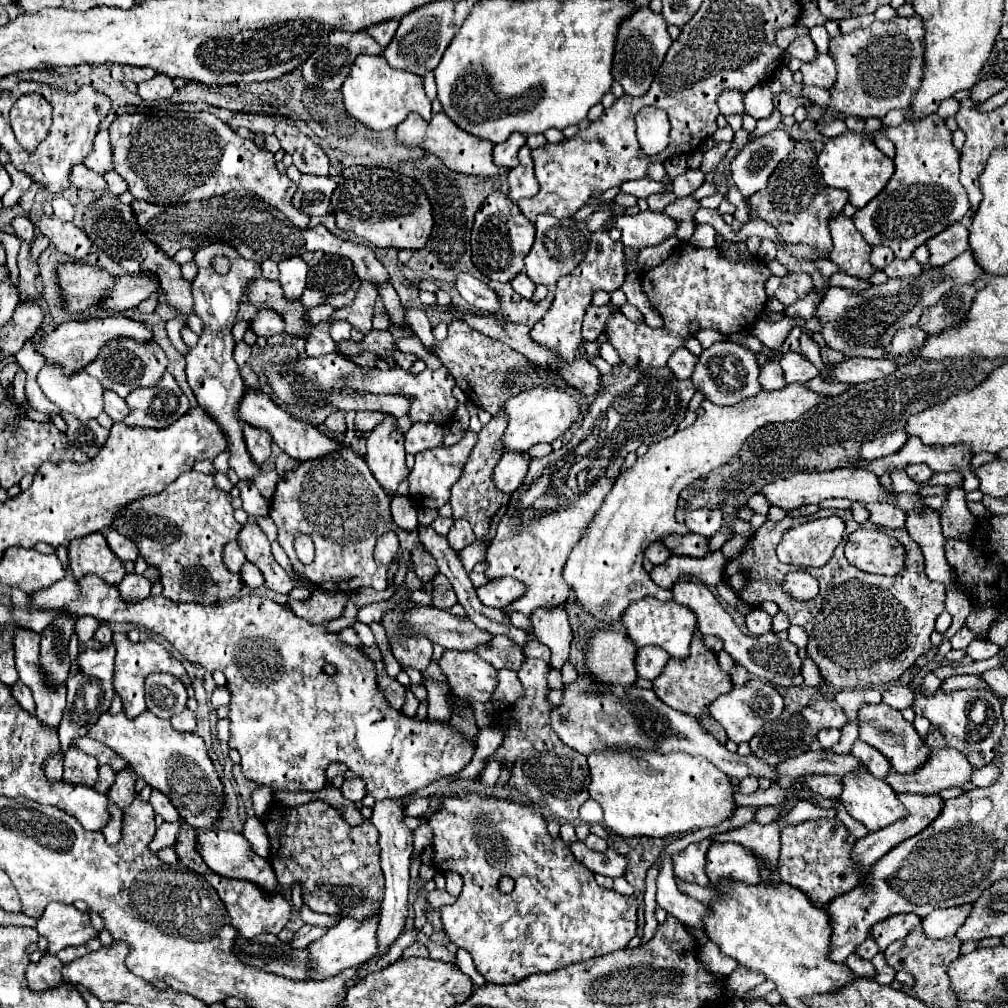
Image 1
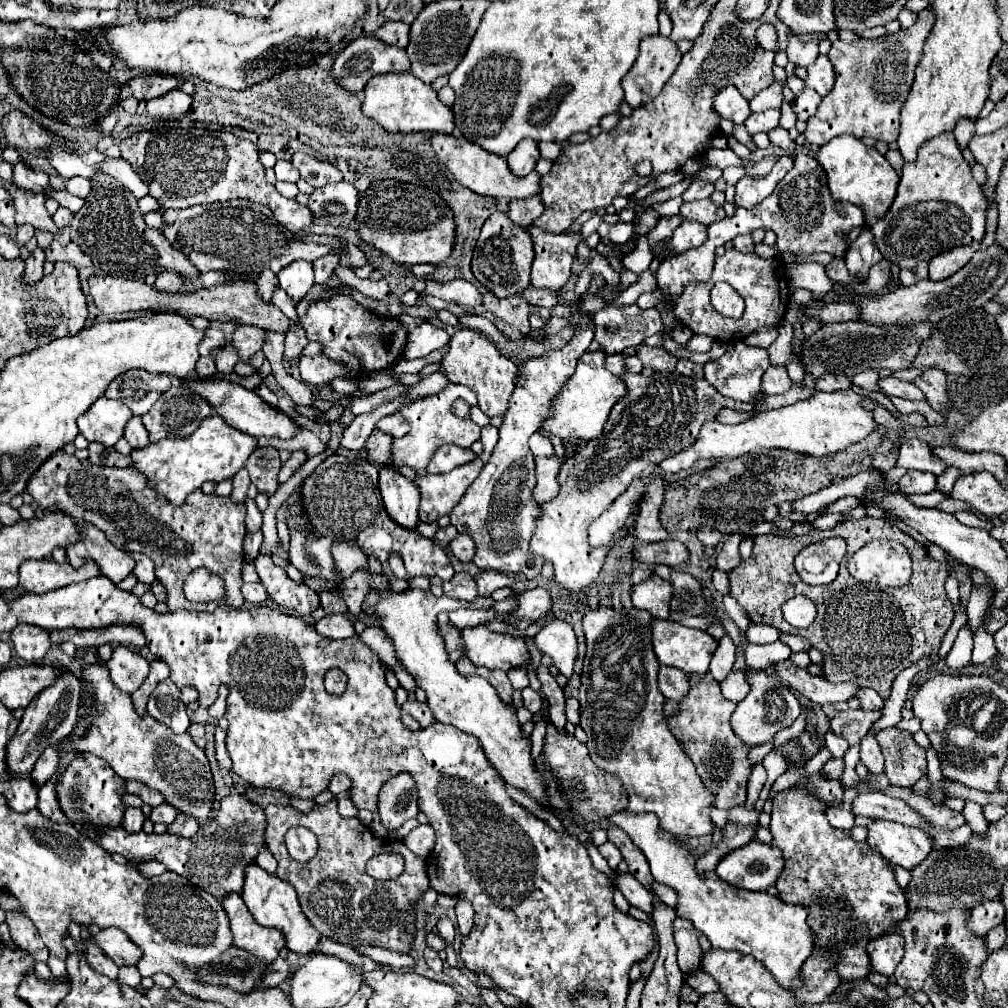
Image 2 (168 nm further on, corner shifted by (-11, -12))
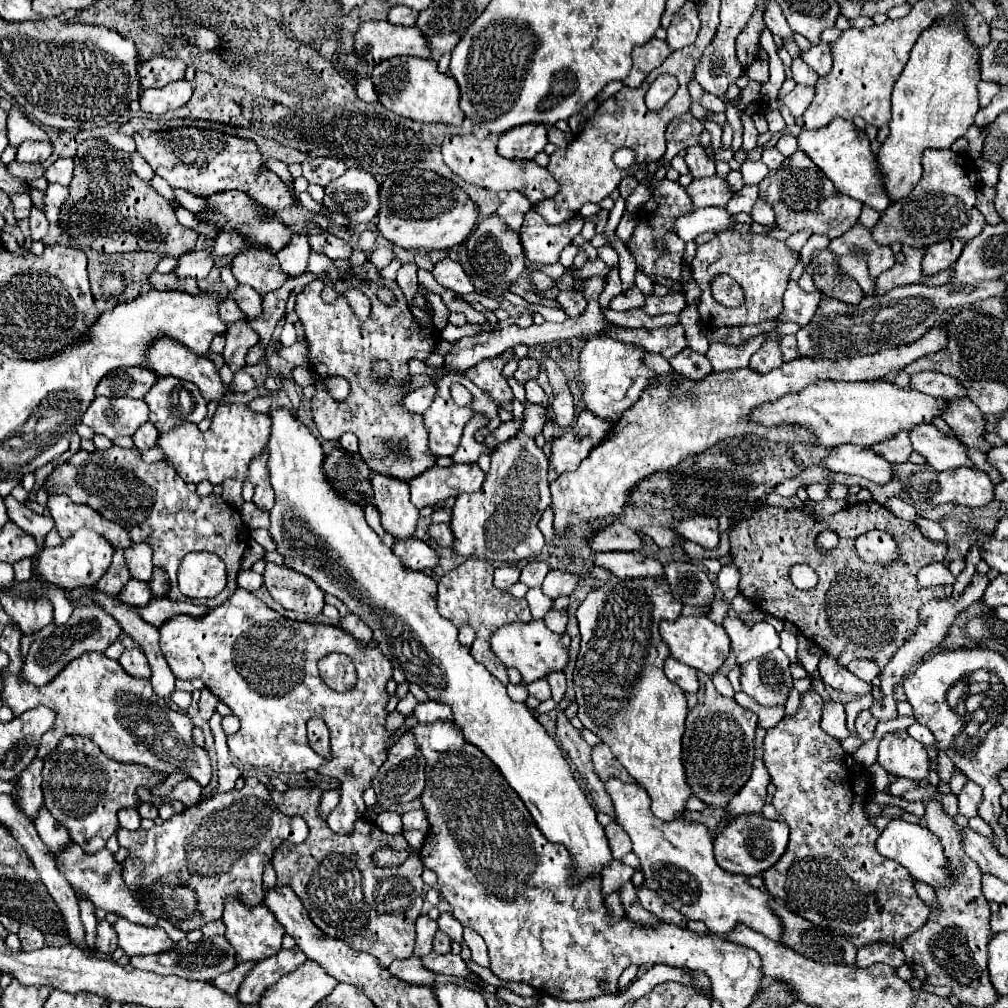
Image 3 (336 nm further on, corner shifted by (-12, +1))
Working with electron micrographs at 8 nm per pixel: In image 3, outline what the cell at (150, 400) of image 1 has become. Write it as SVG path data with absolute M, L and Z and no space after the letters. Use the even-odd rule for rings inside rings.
M156 379L156 385L146 393L144 401L150 407L150 423L160 429L160 433L170 431L182 423L200 423L206 417L206 399L196 391L194 383L184 383L182 379Z

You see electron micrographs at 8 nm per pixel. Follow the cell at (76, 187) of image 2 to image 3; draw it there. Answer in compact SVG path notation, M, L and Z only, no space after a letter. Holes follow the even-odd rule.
M56 159L44 173L44 179L50 183L68 185L72 179L72 159Z

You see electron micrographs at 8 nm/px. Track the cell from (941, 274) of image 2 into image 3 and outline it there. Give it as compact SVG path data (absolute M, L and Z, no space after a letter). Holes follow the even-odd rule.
M948 239L944 243L930 245L926 249L924 263L922 263L924 275L934 275L934 273L940 273L940 271L952 267L960 257L962 247L964 247L964 243L960 239Z

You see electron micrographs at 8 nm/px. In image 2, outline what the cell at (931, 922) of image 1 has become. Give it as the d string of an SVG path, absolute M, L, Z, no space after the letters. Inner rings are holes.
M979 904L979 908L973 908L973 912L969 914L967 918L967 930L973 934L973 936L979 936L979 938L985 938L987 932L999 924L1003 924L1005 920L1005 908L1003 904Z

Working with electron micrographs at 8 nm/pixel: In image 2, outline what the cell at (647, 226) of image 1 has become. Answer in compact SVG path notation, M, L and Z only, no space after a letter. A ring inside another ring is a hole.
M683 220L683 222L675 228L673 236L671 236L669 240L661 242L661 252L659 252L659 256L665 258L665 260L669 260L669 258L673 258L673 256L679 256L679 254L691 250L691 248L697 248L697 246L703 244L703 240L707 238L705 228L707 228L707 226L703 226L703 224L695 224L695 222Z

